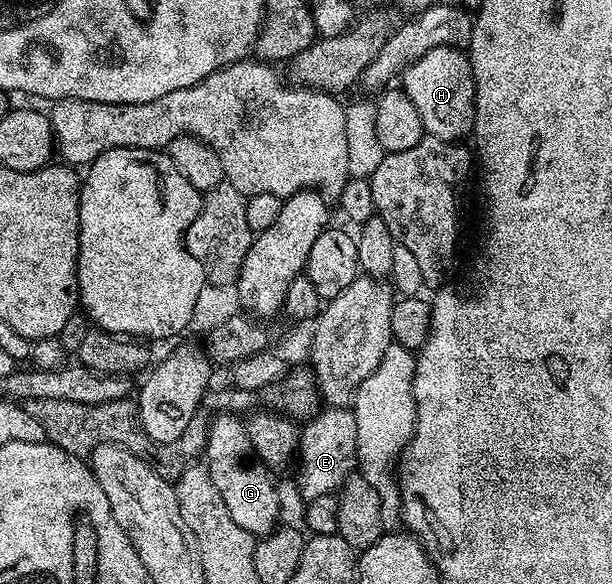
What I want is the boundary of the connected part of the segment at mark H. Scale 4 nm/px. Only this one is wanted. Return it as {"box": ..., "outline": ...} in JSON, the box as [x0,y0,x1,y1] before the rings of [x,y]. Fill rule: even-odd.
{"box":[401,47,475,141],"outline":[[[434,47],[411,60],[401,72],[401,90],[421,113],[427,135],[441,141],[463,141],[475,129],[475,78],[470,58],[457,47]]]}

